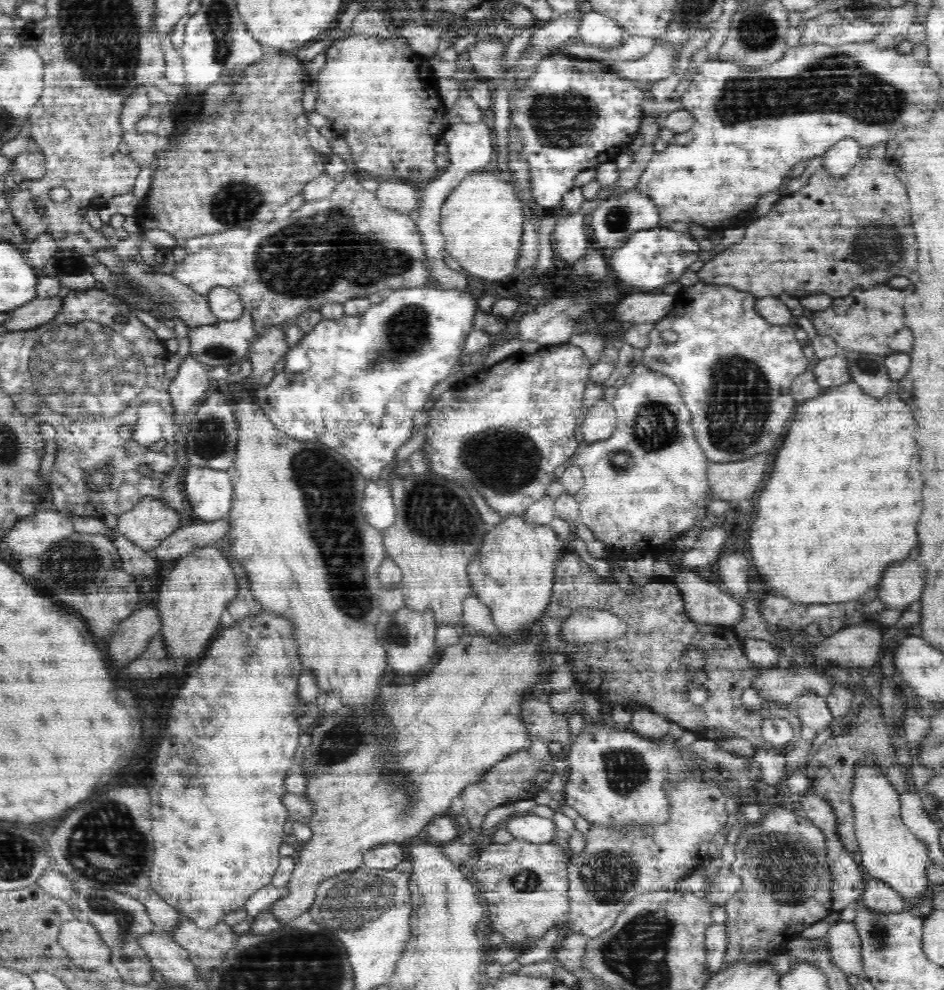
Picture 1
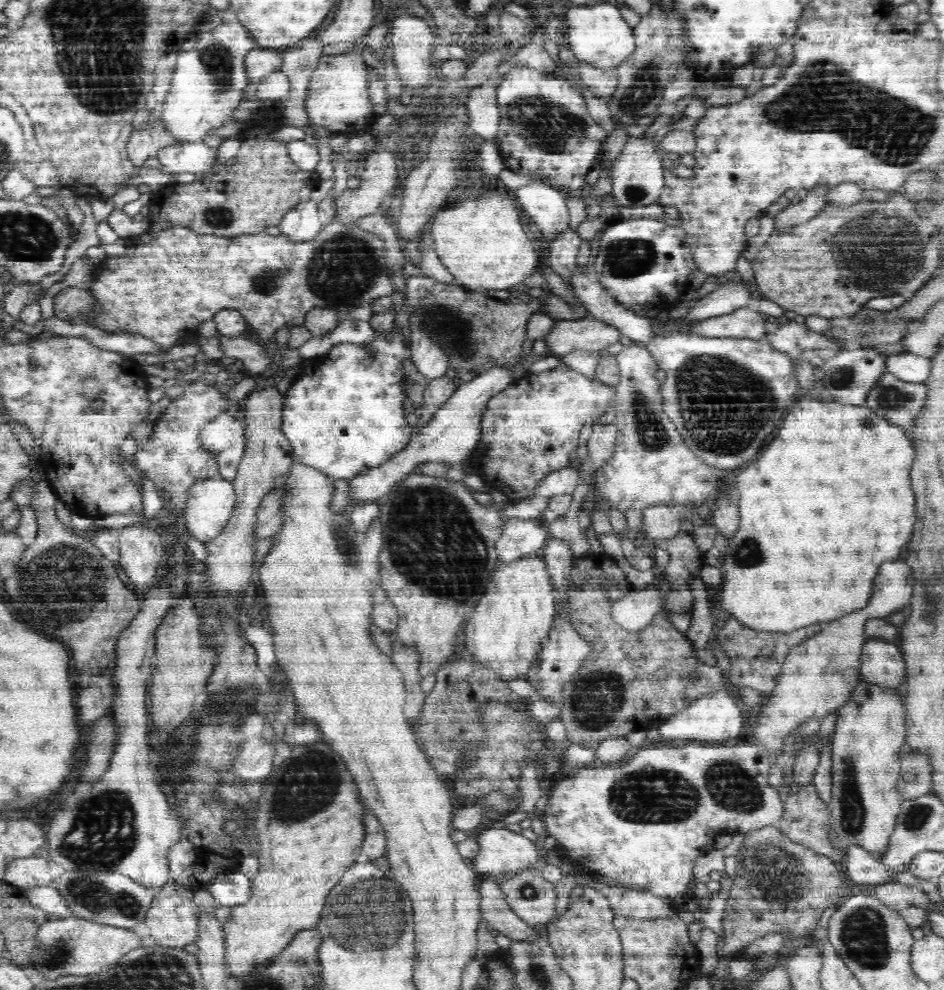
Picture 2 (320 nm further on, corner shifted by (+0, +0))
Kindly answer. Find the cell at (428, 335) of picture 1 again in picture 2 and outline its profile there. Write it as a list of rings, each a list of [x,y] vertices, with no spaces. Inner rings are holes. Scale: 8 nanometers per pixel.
[[[396,328],[396,336],[392,340],[384,340],[382,334],[378,338],[375,335],[370,343],[337,344],[324,354],[301,360],[300,378],[288,389],[283,402],[282,430],[292,445],[296,461],[334,478],[351,479],[376,469],[389,461],[393,454],[406,448],[416,429],[404,420],[402,402],[408,398],[404,396],[404,390],[412,382],[404,373],[402,360],[410,356],[410,348],[402,342],[402,334],[398,330]]]

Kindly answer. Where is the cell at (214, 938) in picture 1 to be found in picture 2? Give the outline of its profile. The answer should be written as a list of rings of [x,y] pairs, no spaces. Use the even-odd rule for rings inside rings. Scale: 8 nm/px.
[[[172,879],[162,888],[158,888],[153,904],[147,910],[145,924],[150,928],[152,938],[160,946],[184,948],[187,944],[196,942],[200,929],[199,907],[194,903],[190,890],[175,884]]]

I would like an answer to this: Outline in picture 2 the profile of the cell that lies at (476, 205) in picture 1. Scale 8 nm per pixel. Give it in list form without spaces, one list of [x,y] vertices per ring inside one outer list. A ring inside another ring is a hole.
[[[484,189],[460,202],[438,210],[429,223],[434,250],[455,278],[455,284],[472,291],[504,290],[515,287],[530,276],[540,256],[525,228],[524,213],[511,194]]]

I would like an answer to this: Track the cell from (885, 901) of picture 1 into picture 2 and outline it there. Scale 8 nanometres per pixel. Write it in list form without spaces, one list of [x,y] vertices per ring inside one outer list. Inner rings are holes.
[[[845,844],[844,847],[846,872],[850,883],[882,885],[891,882],[891,870],[882,866],[876,856],[868,850],[855,844]]]

